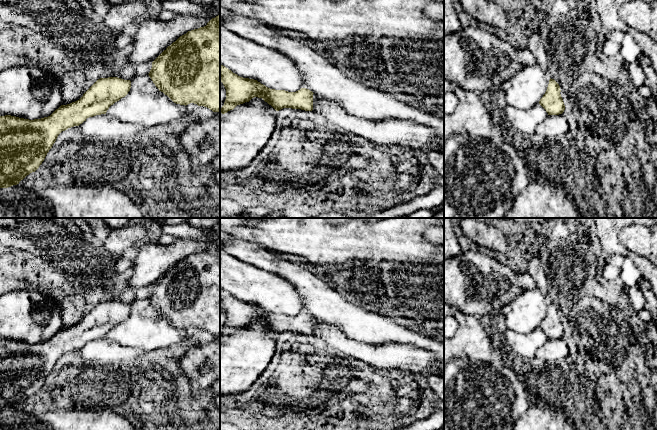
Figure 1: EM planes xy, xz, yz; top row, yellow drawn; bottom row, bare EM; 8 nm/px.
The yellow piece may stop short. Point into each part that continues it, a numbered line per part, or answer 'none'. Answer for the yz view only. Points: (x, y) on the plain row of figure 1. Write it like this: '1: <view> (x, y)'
none

